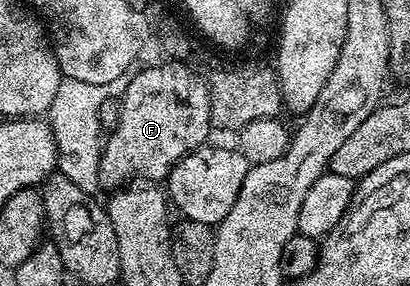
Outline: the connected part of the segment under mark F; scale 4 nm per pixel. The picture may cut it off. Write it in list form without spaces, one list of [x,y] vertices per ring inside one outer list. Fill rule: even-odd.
[[[181,61],[165,63],[150,65],[127,80],[120,98],[118,126],[105,138],[98,164],[98,184],[103,190],[117,191],[139,179],[165,182],[178,161],[207,144],[206,136],[212,133],[207,78]]]

